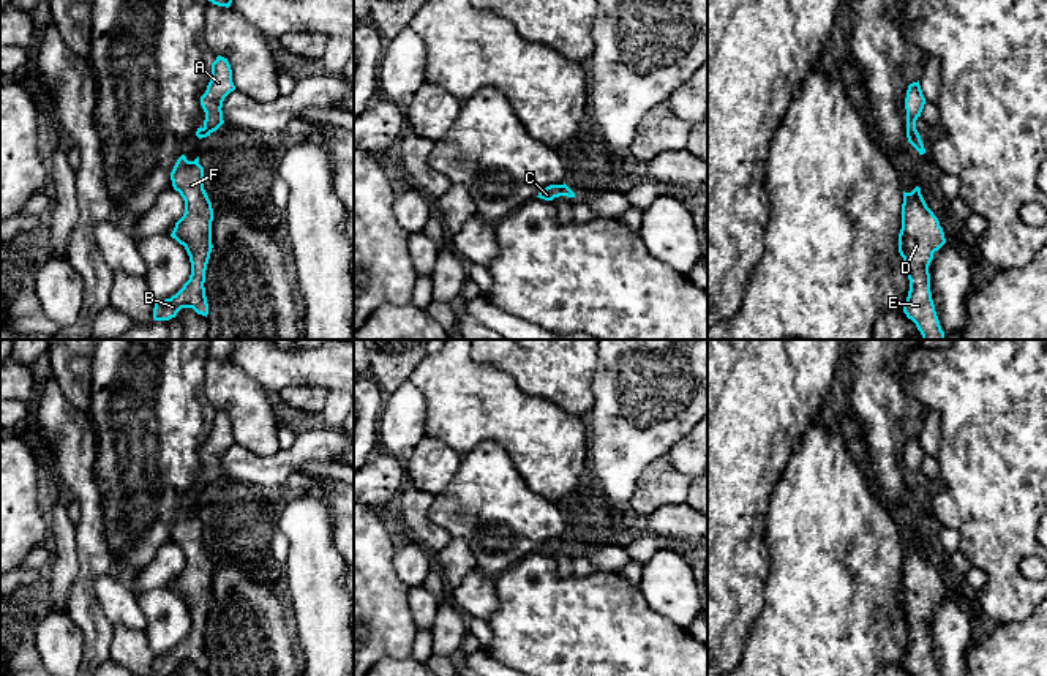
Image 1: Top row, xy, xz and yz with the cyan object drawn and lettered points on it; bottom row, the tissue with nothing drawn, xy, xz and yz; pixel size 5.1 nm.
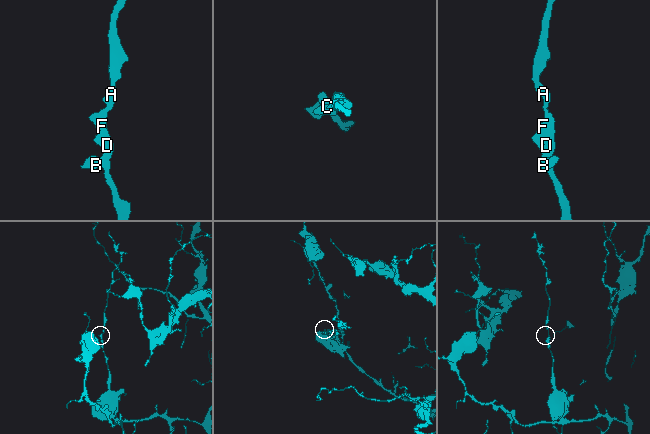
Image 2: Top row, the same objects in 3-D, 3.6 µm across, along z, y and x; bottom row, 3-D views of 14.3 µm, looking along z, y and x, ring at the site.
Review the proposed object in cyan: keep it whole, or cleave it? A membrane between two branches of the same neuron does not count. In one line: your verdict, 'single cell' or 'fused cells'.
single cell

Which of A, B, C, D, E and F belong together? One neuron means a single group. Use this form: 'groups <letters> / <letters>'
groups A B C D E F

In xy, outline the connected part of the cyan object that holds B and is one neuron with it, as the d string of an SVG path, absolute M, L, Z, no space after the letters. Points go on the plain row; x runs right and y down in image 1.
M182 509L171 526L171 534L174 543L178 545L185 554L185 567L175 576L171 591L185 600L191 616L191 629L175 649L155 657L153 673L169 674L175 671L182 662L193 662L197 668L207 671L208 657L204 637L213 602L213 562L204 543L204 521L199 518L199 510L194 515L188 515L186 510Z

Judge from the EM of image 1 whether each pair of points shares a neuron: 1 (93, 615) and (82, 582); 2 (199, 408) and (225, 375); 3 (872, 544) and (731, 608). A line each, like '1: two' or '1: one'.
1: one
2: two
3: two

